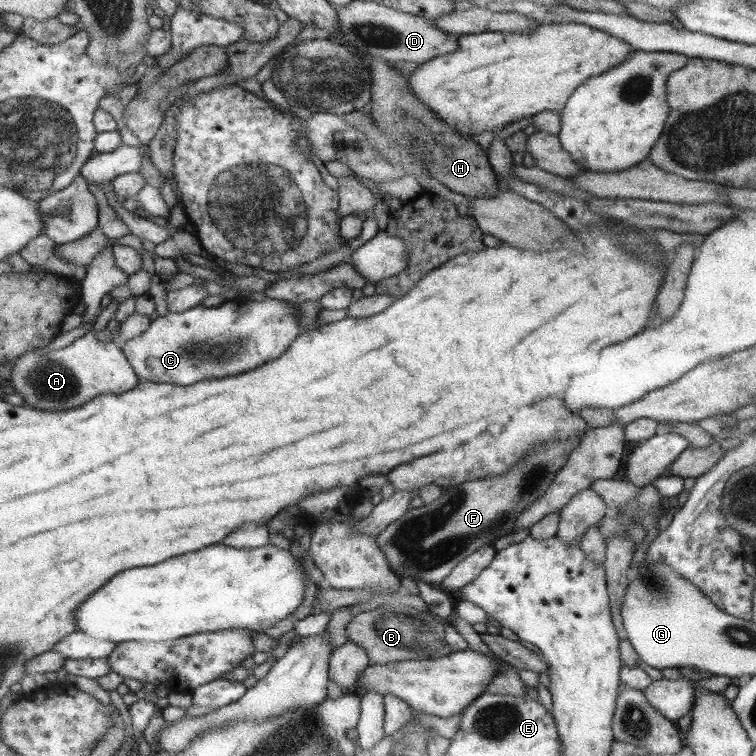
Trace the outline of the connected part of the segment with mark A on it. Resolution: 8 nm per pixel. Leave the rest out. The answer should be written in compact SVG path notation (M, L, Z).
M112 301L104 310L100 311L93 328L82 337L77 338L70 345L54 350L32 350L26 352L14 360L10 377L10 386L14 388L16 394L23 397L25 404L22 406L32 407L38 410L63 411L76 408L94 397L102 394L120 394L136 388L140 378L130 365L130 361L120 349L120 344L116 340L102 342L98 339L98 334L107 326L107 321L115 316L119 303Z

